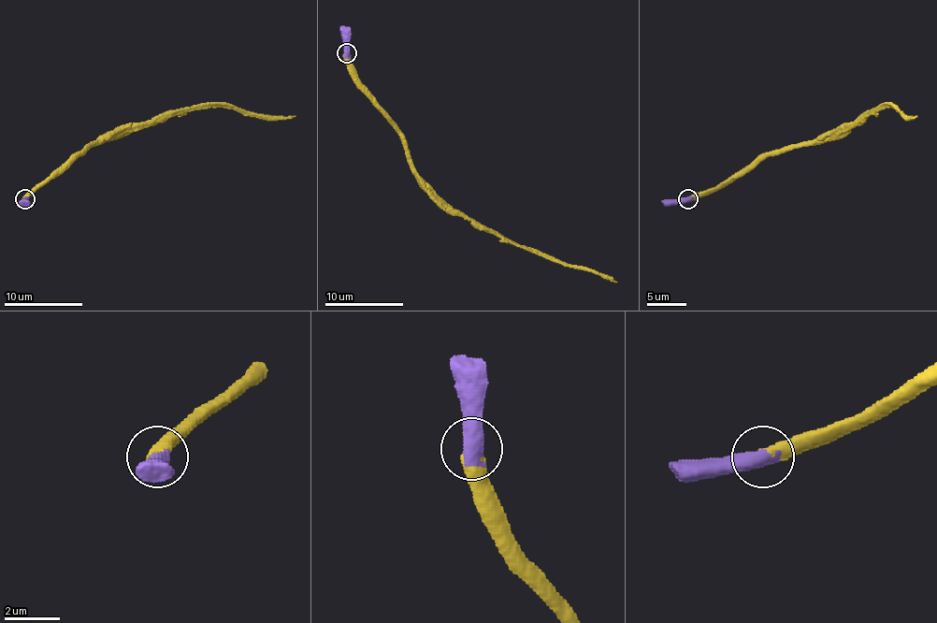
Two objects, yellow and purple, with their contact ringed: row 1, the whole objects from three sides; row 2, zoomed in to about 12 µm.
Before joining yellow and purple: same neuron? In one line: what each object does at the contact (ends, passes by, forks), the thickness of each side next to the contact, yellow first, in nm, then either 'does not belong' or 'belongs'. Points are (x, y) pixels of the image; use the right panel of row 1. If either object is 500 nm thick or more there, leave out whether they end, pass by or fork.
calibres 550 and 650 nm; belongs

